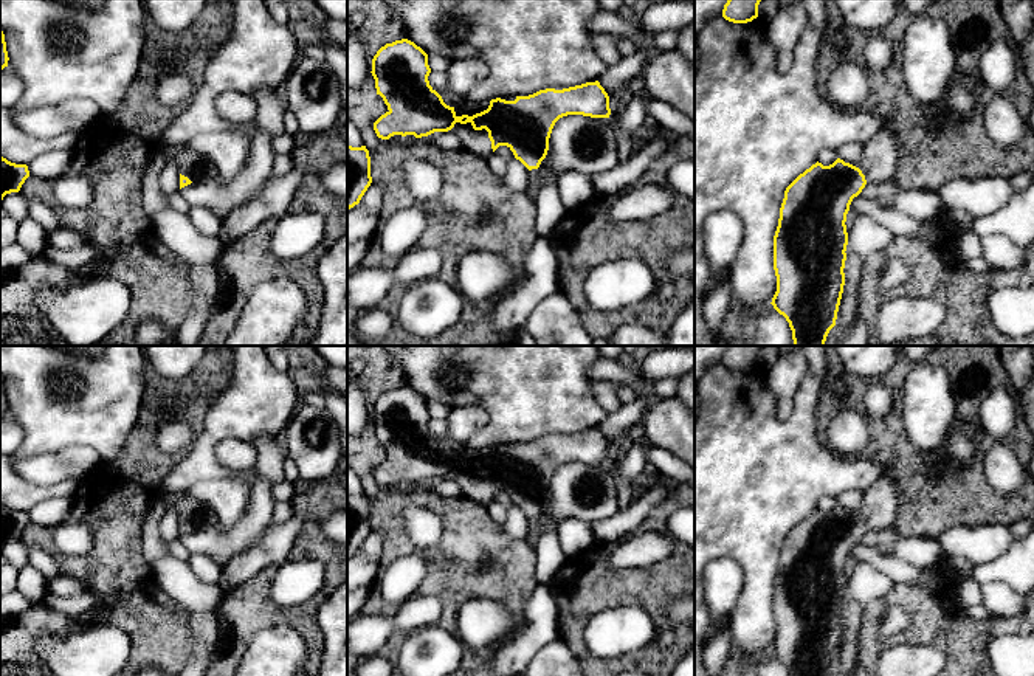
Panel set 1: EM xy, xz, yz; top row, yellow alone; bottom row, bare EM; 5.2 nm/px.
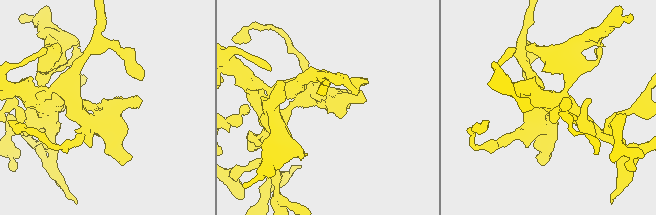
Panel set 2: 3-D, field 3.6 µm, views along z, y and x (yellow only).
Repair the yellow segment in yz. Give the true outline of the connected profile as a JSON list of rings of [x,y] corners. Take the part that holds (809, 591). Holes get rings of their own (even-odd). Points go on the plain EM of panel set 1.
[[[879,478],[863,491],[857,513],[837,505],[832,512],[812,512],[784,538],[778,574],[774,583],[774,617],[777,639],[774,656],[786,665],[791,676],[832,676],[845,633],[846,561],[854,544],[867,530],[891,529],[901,509],[898,484]]]

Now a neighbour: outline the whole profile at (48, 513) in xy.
[[[54,498],[50,501],[42,501],[28,512],[29,524],[54,529],[67,521],[73,502],[73,498]]]

